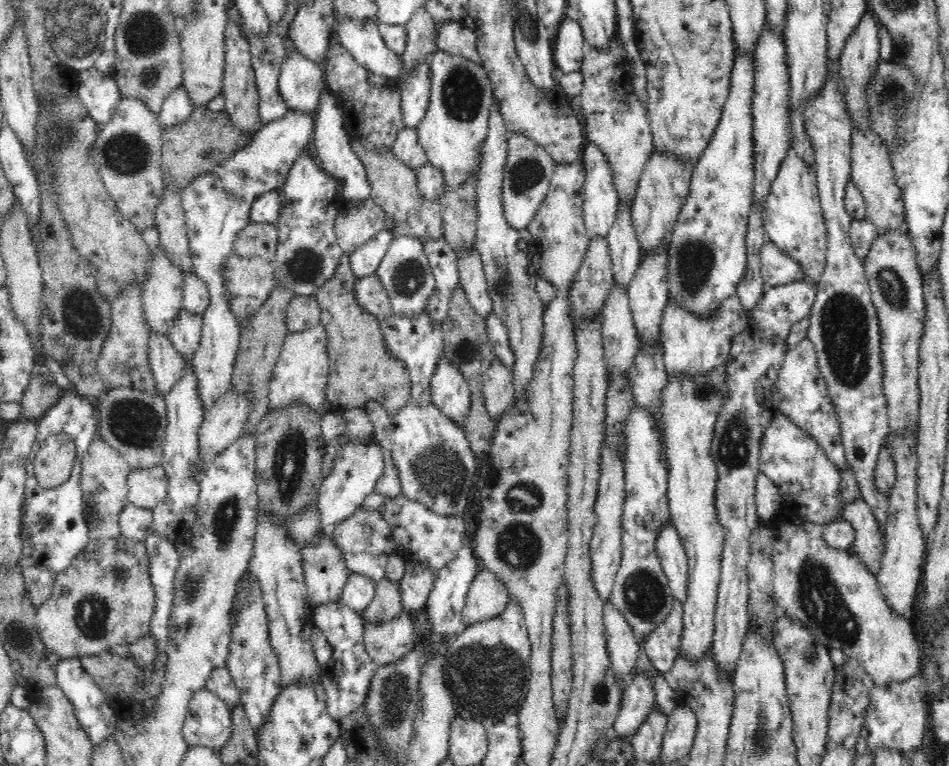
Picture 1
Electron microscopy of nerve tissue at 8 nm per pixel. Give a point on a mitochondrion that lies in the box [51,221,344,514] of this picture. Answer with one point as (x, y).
(288, 472)

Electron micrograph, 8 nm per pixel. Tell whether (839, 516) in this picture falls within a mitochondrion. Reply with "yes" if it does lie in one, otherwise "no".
no

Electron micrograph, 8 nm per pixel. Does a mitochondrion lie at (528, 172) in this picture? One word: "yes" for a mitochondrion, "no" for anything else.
yes

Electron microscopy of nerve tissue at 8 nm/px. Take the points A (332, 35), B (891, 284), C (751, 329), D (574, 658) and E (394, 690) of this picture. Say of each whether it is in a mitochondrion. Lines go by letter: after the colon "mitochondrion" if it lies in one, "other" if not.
A: other
B: mitochondrion
C: other
D: other
E: mitochondrion

